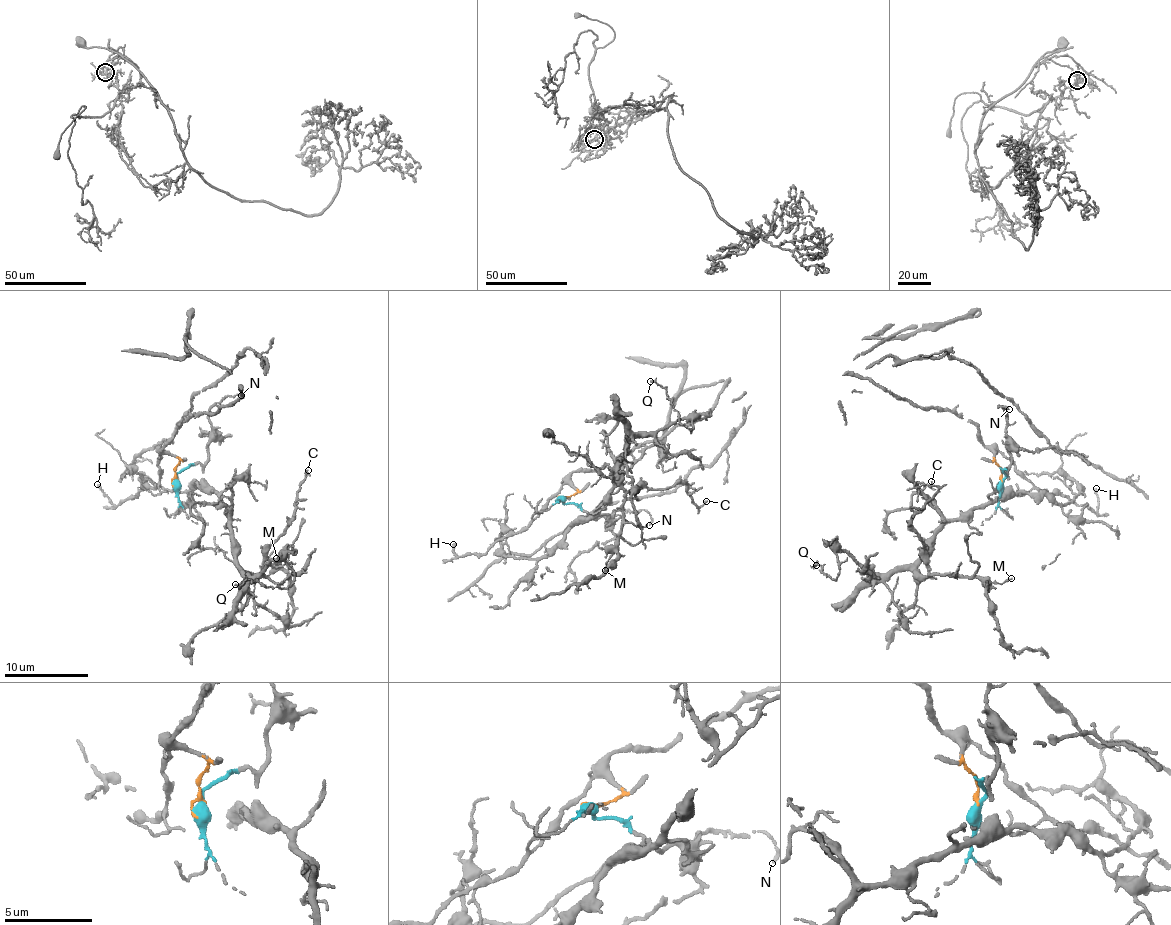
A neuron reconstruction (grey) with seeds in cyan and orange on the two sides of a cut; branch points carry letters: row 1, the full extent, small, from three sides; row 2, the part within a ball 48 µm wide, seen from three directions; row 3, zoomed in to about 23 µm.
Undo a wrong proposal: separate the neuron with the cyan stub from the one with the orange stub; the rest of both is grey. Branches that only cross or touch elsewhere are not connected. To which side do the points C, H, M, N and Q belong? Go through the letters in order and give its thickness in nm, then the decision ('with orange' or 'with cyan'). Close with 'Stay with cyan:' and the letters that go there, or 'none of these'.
C: calibre 160 nm; with cyan
H: calibre 200 nm; with orange
M: calibre 150 nm; with cyan
N: calibre 170 nm; with cyan
Q: calibre 130 nm; with cyan
Stay with cyan: C, M, N, Q

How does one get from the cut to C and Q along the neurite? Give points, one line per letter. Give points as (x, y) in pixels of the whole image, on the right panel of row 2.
C: (1001, 482), (1006, 469), (1006, 492), (941, 527), (921, 574), (928, 556), (911, 524), (939, 488), (930, 482)
Q: (1001, 482), (1005, 469), (1001, 495), (953, 518), (910, 563), (866, 573), (842, 551), (834, 580), (816, 565)

